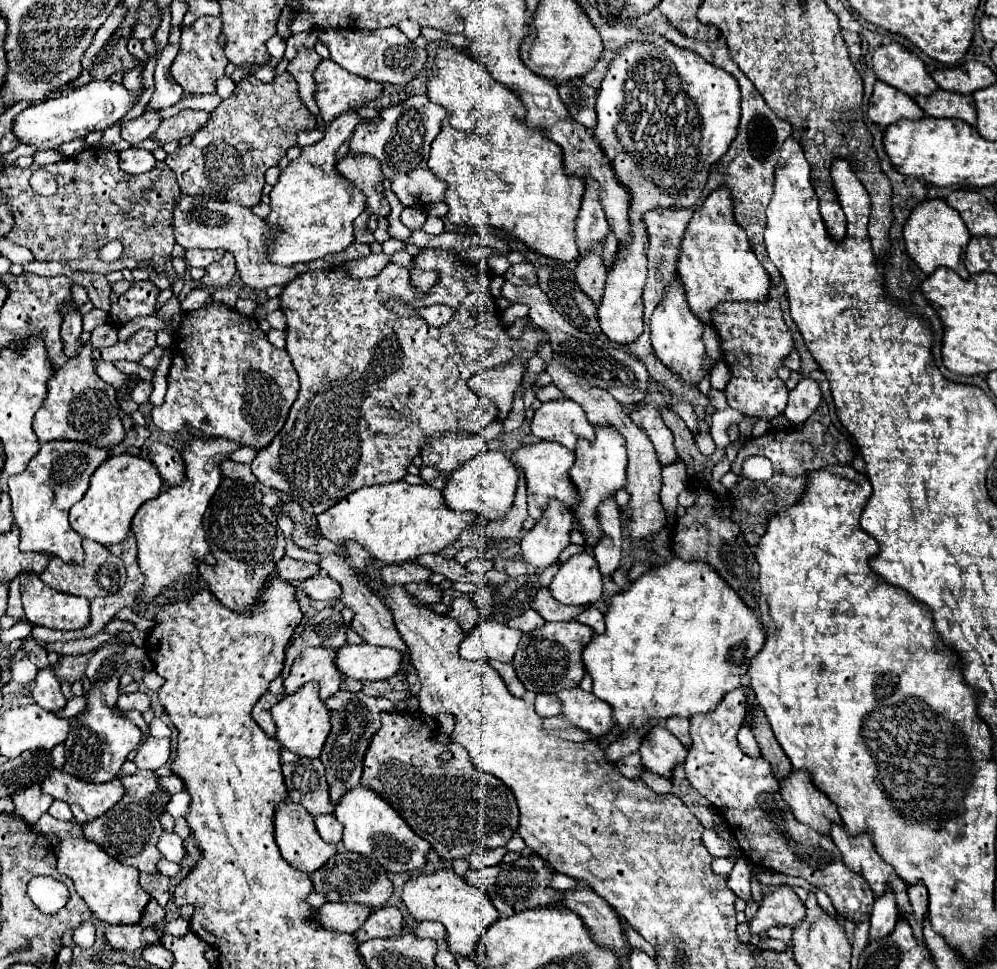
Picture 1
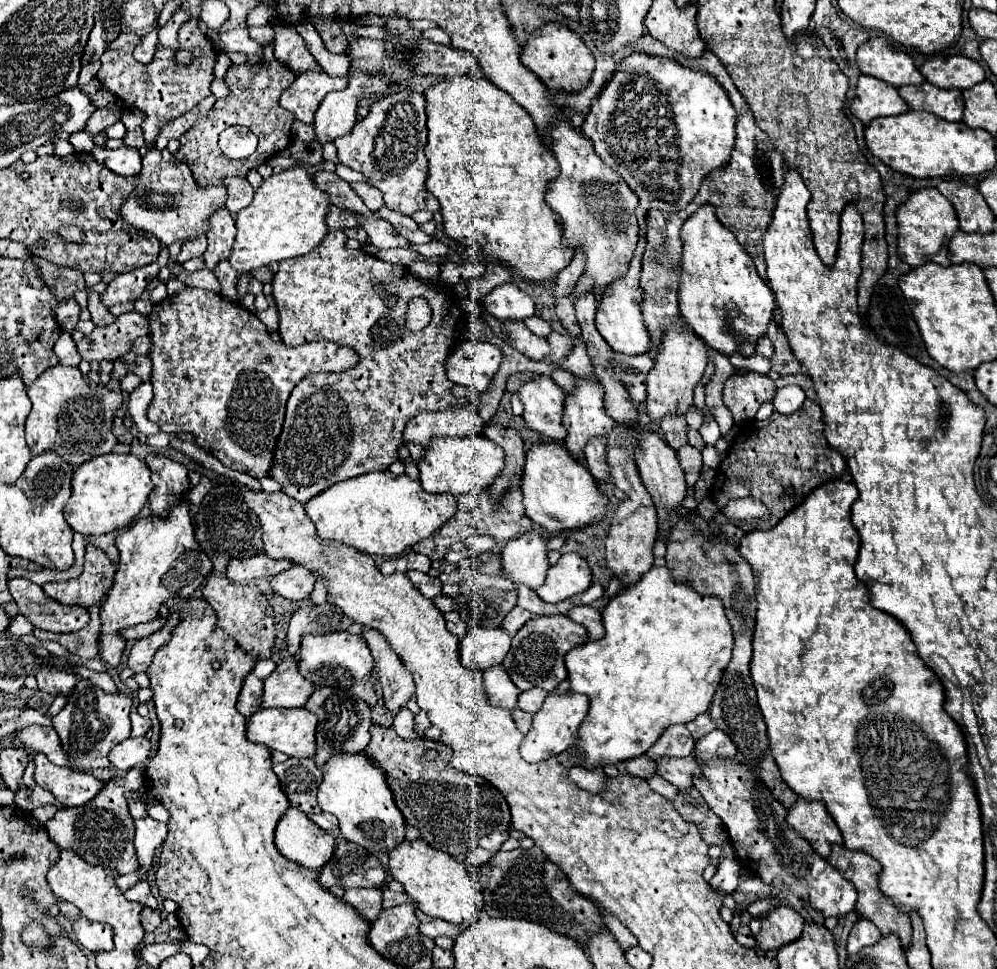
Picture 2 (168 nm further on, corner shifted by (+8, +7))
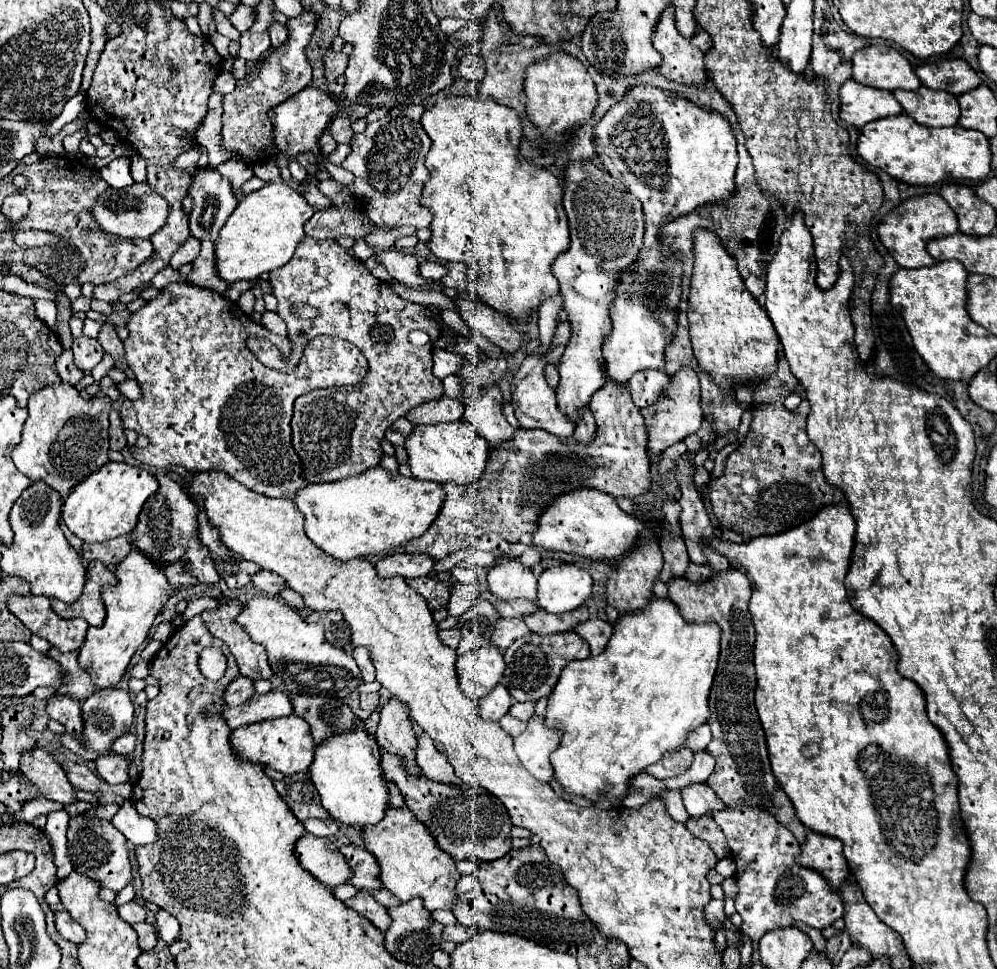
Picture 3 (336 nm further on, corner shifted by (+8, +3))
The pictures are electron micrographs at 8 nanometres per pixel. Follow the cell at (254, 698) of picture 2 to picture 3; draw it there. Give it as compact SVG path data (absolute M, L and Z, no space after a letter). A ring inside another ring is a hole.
M239 675L237 679L233 679L225 691L223 691L223 701L225 705L233 707L233 705L243 705L249 697L253 697L255 689L253 689L253 681L249 681L247 677Z

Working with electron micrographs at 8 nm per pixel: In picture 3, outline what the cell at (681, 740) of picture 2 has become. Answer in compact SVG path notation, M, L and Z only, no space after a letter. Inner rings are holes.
M683 747L677 753L667 753L657 765L647 767L645 771L657 779L669 779L685 773L691 767L691 763L693 763L693 751Z

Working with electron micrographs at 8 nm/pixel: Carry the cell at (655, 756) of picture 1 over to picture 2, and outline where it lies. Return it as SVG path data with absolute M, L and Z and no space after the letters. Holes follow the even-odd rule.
M693 755L689 757L661 757L661 761L657 763L657 775L661 775L663 779L667 779L669 783L673 783L677 789L687 789L691 787L691 777L699 775L701 769L695 761Z

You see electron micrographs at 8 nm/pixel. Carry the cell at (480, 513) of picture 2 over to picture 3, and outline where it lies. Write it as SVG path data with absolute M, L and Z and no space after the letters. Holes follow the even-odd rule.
M607 379L605 387L601 387L591 397L589 409L597 423L597 433L595 433L593 441L577 443L573 439L553 437L551 433L545 433L539 429L521 429L519 427L513 435L513 441L505 441L505 445L501 445L501 449L491 449L481 481L473 481L473 485L451 485L451 483L443 485L447 497L443 501L443 507L441 507L437 519L433 521L433 525L427 529L425 535L421 535L413 541L405 541L405 545L401 545L401 547L407 553L427 553L435 559L443 559L459 549L465 549L469 543L473 543L487 531L499 533L509 543L517 543L523 533L537 531L539 515L545 511L547 505L553 503L555 497L573 493L577 489L597 489L597 491L609 493L615 499L617 497L633 499L633 497L643 495L651 485L647 435L645 435L645 423L639 413L639 407L633 403L627 385L617 385Z

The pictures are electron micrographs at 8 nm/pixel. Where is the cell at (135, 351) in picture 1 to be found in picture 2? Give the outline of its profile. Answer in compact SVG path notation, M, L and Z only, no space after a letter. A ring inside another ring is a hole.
M125 313L107 327L97 327L91 335L83 337L77 345L85 361L103 361L119 359L127 355L133 347L133 341L149 333L149 319L141 313Z

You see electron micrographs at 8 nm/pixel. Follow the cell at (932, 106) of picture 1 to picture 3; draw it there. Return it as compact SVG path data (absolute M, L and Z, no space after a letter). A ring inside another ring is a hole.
M919 87L917 91L897 89L895 97L903 111L921 125L951 127L959 119L957 97L947 91L933 91L927 87Z

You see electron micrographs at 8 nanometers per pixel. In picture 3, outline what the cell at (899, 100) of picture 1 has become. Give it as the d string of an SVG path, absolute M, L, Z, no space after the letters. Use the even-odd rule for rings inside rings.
M853 79L845 81L845 85L841 85L839 99L841 99L841 107L839 107L841 121L845 121L857 129L861 129L869 121L903 113L899 101L895 99L895 95L891 91L873 89L873 87L861 85Z

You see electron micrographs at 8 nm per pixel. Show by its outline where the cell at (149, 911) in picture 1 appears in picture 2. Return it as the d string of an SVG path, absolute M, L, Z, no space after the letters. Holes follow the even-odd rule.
M143 909L141 923L143 923L145 931L155 931L161 925L161 921L163 921L163 917L161 917L159 909Z

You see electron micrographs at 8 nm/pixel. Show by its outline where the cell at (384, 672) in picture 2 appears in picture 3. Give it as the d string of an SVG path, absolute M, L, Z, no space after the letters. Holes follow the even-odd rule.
M389 699L389 703L381 709L381 721L377 725L375 739L383 751L395 753L403 759L403 769L409 775L423 775L423 771L415 763L417 739L405 703L401 703L399 699Z

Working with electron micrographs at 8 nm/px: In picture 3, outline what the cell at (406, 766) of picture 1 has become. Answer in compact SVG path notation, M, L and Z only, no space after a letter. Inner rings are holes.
M381 751L381 767L387 779L391 779L405 799L405 805L413 815L427 825L439 847L455 859L495 861L511 851L511 819L503 803L489 795L483 787L457 789L451 785L429 781L427 777L409 777L401 765L401 759Z

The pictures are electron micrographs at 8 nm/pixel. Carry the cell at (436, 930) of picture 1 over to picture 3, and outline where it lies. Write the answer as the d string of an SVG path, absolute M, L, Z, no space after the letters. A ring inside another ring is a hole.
M461 923L457 925L451 925L443 931L443 939L445 941L453 941L453 943L465 943L469 937L475 937L479 933L479 929L473 929L473 927L465 927Z

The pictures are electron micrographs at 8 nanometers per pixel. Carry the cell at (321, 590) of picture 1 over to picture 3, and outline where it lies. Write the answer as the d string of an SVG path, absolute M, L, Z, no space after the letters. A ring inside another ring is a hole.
M261 569L259 573L253 575L251 585L255 585L265 595L279 595L279 591L285 587L285 581L277 573L269 573Z

